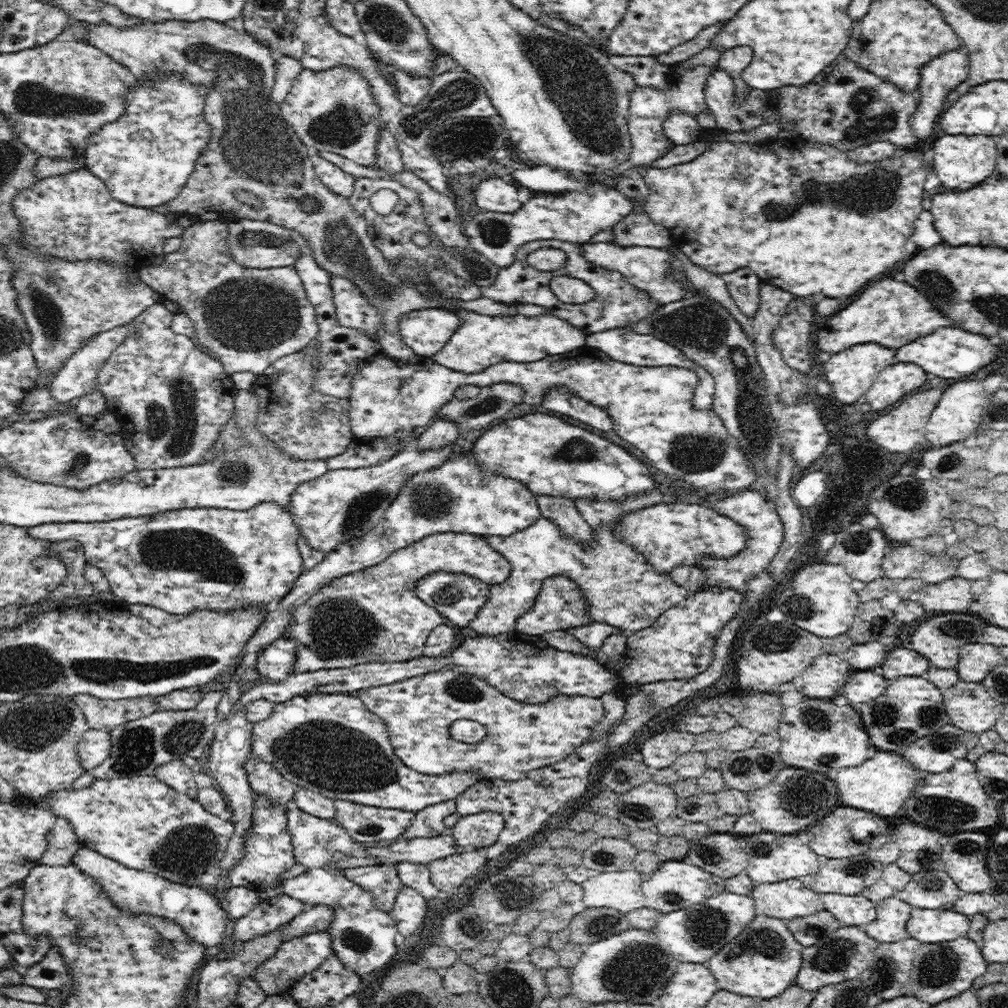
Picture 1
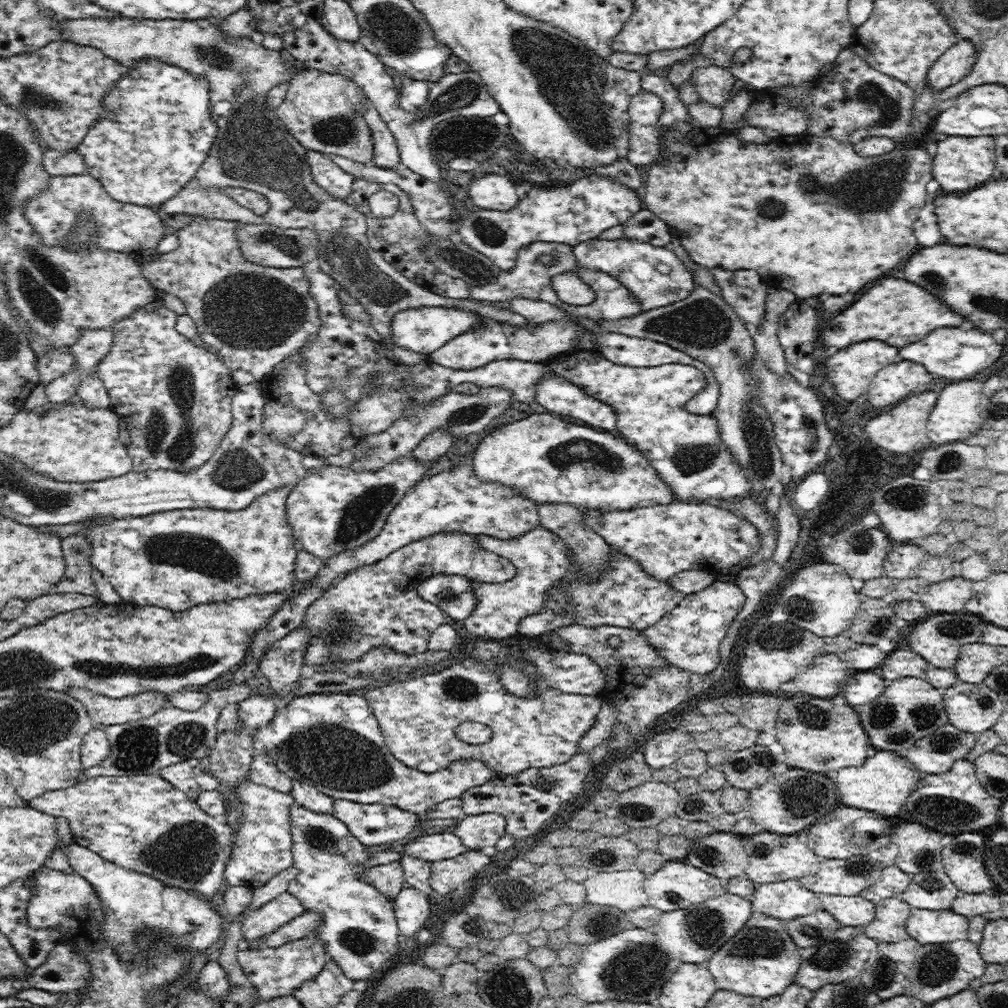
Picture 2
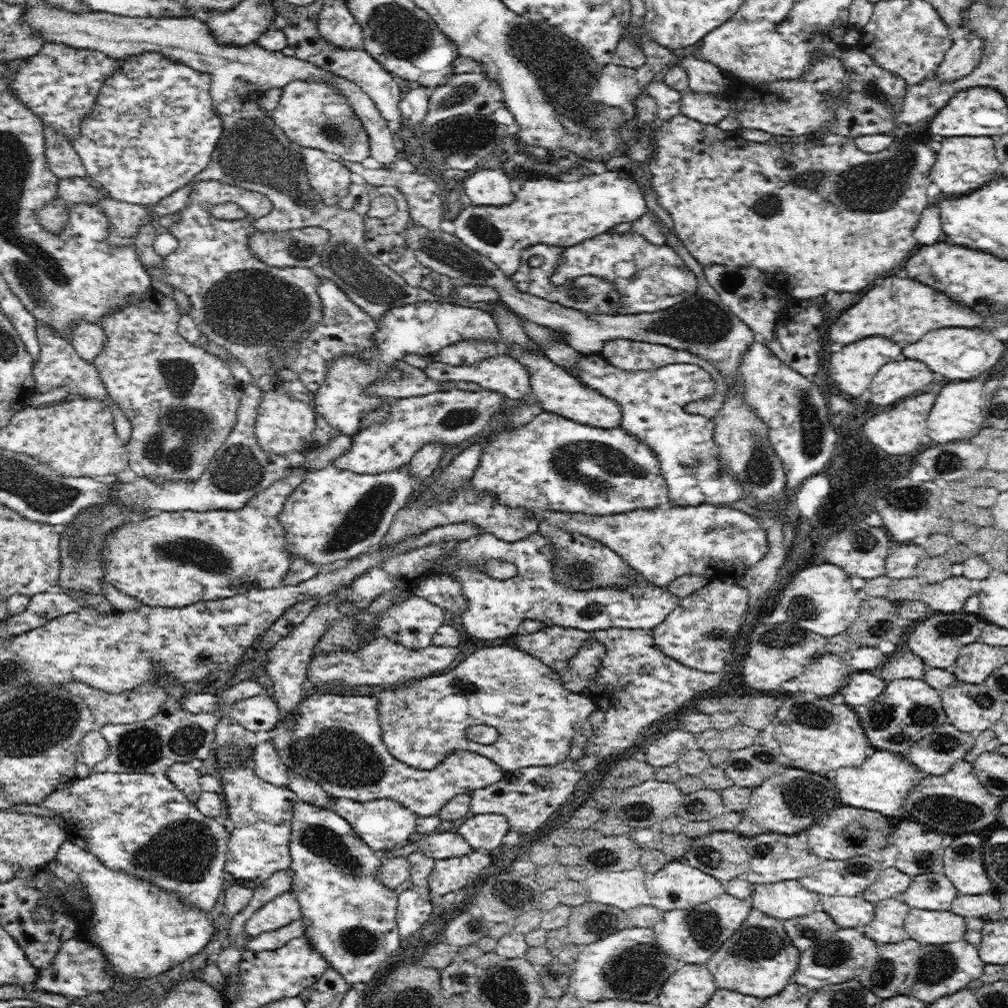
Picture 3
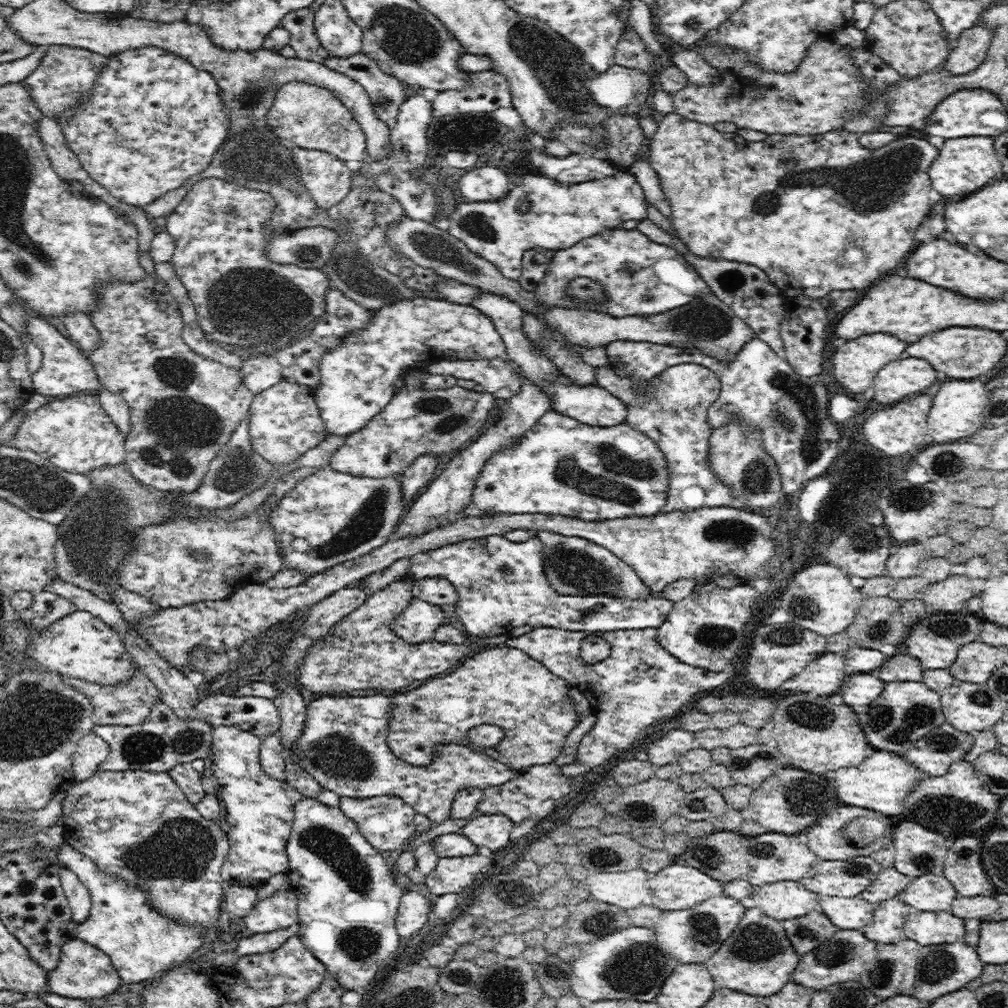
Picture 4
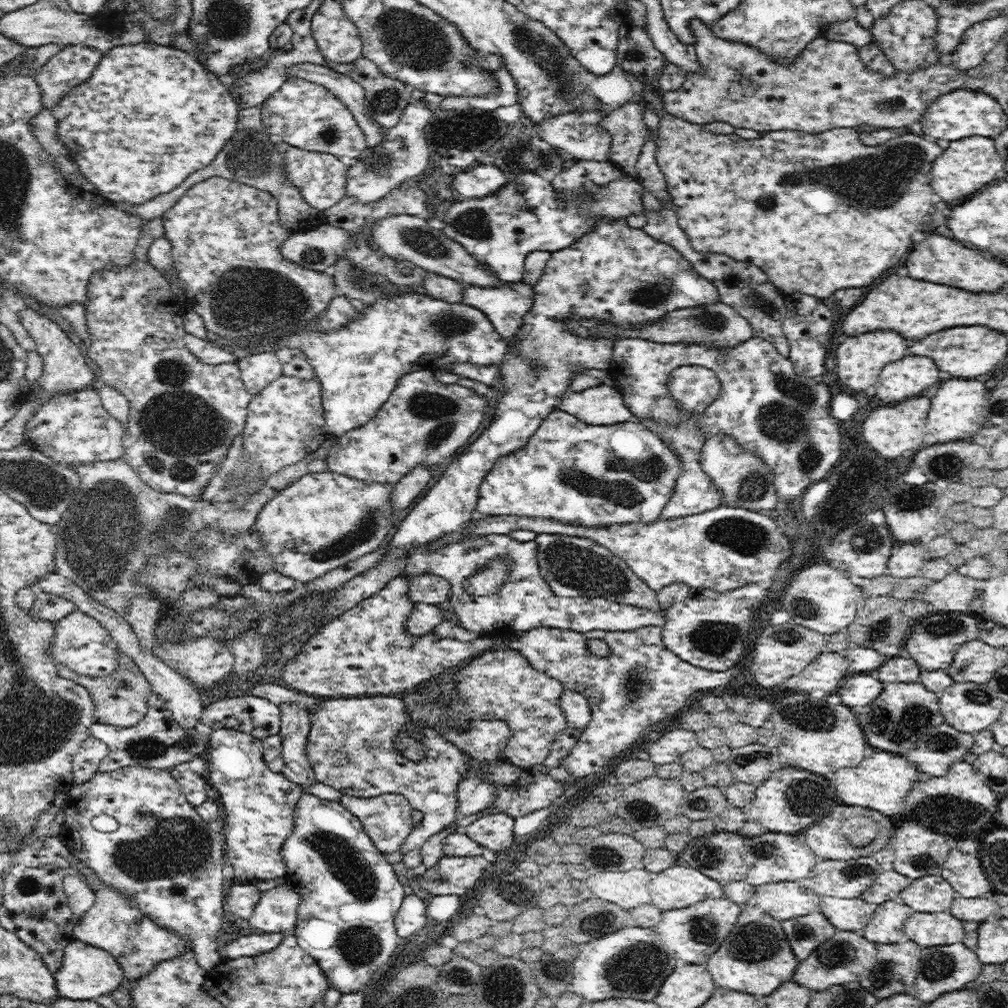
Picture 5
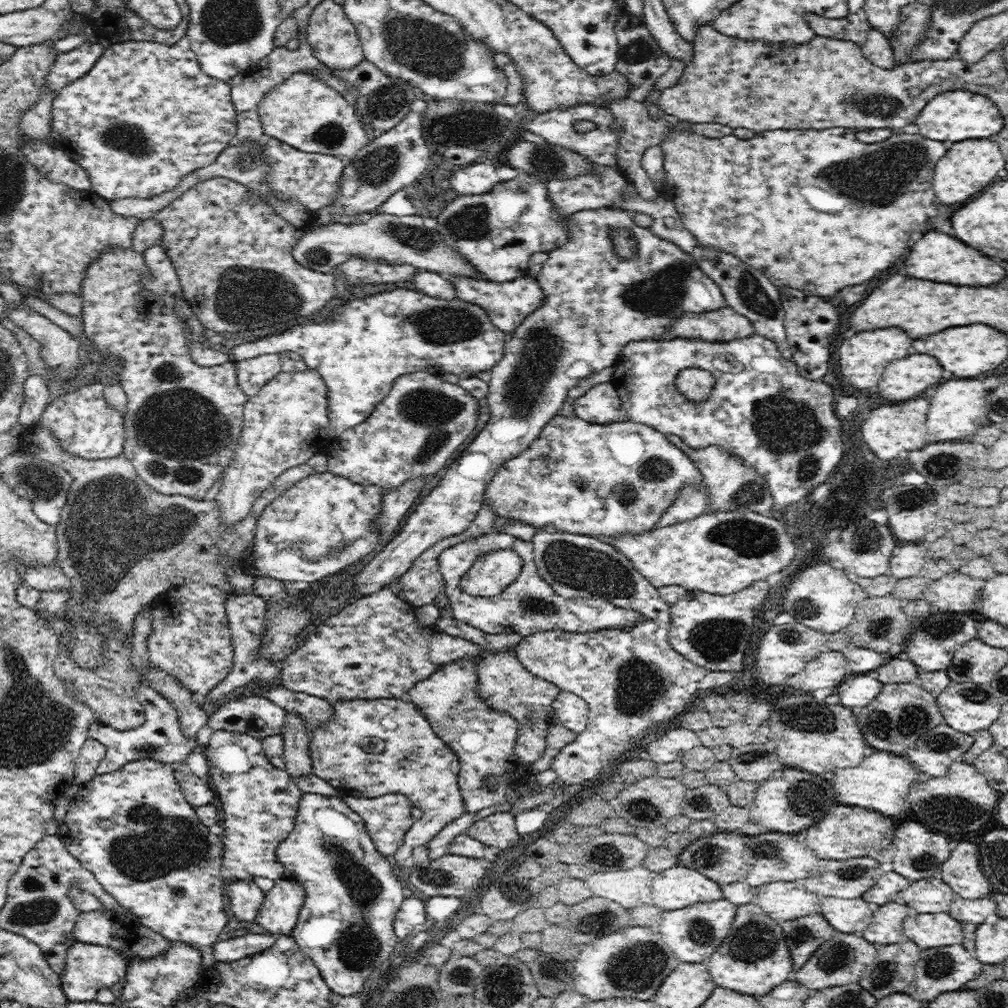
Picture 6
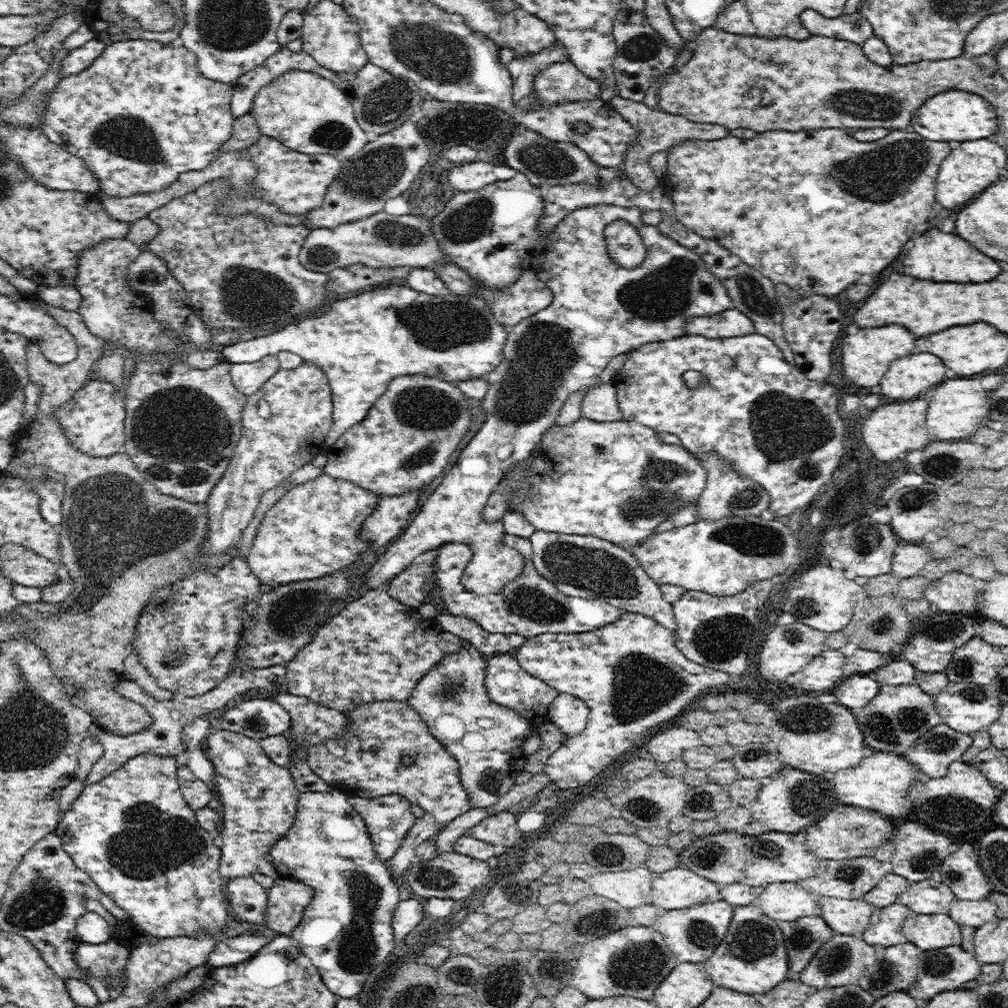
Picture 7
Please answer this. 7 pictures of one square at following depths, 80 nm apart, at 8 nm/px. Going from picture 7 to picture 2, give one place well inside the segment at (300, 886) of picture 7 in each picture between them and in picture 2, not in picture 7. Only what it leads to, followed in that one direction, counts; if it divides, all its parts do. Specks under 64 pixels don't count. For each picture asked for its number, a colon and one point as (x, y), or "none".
2: (265, 920)
3: (285, 908)
4: (279, 911)
5: (276, 912)
6: (278, 914)

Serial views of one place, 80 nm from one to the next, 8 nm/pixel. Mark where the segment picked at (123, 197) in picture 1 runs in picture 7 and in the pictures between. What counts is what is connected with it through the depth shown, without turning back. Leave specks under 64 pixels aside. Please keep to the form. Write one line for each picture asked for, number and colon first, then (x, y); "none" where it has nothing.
2: (159, 133)
3: (152, 128)
4: (153, 120)
5: (149, 115)
6: (145, 115)
7: (141, 114)

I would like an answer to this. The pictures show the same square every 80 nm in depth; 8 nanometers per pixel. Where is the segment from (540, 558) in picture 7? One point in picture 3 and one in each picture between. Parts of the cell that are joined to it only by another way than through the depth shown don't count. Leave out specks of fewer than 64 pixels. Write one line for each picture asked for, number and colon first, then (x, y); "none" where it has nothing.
3: (581, 563)
4: (574, 566)
5: (574, 567)
6: (574, 565)

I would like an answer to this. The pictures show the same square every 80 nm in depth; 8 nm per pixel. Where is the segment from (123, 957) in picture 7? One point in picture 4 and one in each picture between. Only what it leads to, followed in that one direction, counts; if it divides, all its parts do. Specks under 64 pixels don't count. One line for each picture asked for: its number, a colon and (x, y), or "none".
4: (83, 971)
5: (87, 972)
6: (89, 967)

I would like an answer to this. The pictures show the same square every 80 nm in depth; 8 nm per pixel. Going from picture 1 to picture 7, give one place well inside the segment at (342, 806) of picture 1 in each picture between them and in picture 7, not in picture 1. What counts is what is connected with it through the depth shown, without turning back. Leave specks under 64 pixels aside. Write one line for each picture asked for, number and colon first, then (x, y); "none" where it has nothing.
2: (374, 824)
3: (383, 824)
4: (387, 821)
5: (387, 818)
6: (387, 818)
7: (388, 818)

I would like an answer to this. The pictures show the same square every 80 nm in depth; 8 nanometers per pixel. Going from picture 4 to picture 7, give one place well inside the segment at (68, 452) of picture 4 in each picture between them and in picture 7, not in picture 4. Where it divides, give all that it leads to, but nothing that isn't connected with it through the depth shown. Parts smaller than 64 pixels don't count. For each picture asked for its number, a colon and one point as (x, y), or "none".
5: (71, 429)
6: (85, 424)
7: (94, 419)

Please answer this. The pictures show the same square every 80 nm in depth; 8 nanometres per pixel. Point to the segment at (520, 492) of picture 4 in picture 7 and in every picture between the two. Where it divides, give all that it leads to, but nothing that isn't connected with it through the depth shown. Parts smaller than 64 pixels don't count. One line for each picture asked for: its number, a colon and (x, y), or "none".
5: (571, 471)
6: (603, 480)
7: (618, 481)

